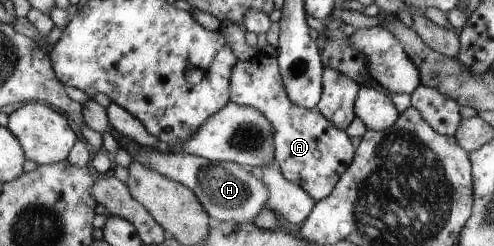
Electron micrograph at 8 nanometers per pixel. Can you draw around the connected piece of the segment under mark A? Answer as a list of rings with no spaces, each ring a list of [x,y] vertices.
[[[256,53],[246,62],[236,62],[231,75],[231,102],[256,108],[266,116],[272,124],[274,161],[288,181],[306,190],[317,203],[335,191],[340,176],[356,158],[356,148],[344,129],[332,125],[316,108],[301,108],[291,102],[275,57]]]

